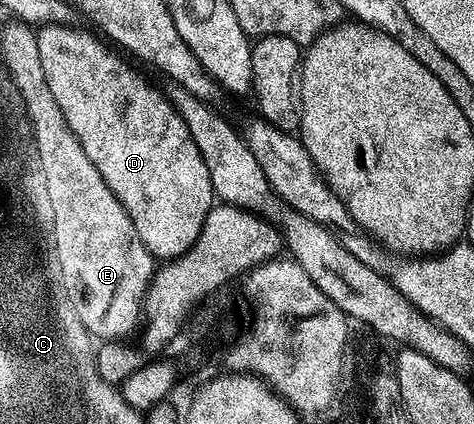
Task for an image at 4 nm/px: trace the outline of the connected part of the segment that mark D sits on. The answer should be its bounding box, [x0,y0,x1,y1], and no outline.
[36,26,215,260]

